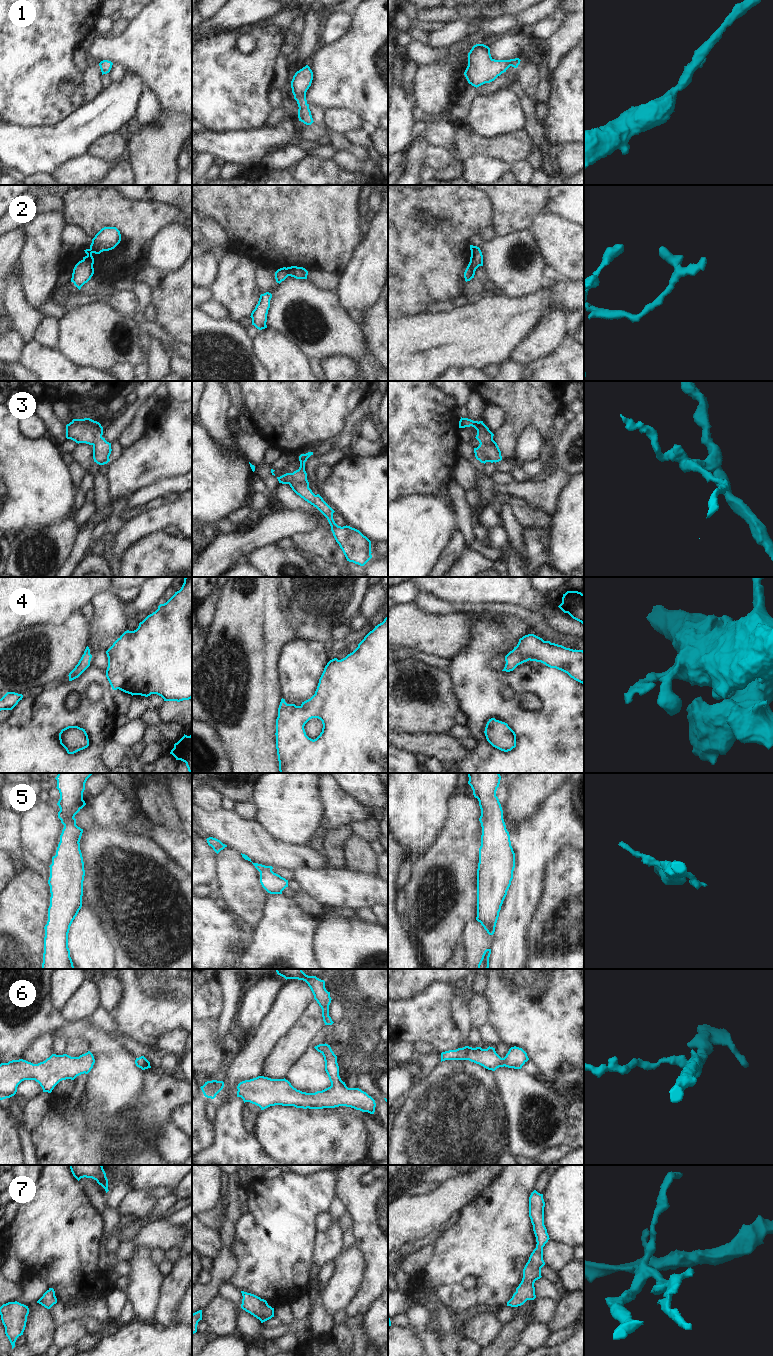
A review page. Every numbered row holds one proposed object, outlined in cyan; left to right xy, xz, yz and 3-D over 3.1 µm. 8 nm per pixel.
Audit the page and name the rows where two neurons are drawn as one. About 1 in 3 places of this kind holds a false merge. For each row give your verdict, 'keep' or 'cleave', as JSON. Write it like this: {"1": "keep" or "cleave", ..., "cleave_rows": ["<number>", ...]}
{"1": "keep", "2": "cleave", "3": "keep", "4": "keep", "5": "cleave", "6": "keep", "7": "keep", "cleave_rows": ["2", "5"]}

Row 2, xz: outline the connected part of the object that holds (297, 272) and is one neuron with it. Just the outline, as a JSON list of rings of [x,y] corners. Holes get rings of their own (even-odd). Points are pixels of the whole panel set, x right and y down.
[[[291,266],[287,267],[288,276],[296,279],[307,279],[308,271],[303,267]]]

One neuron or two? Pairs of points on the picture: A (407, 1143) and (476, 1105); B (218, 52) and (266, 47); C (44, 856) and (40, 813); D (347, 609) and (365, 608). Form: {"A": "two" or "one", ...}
{"A": "one", "B": "one", "C": "one", "D": "two"}

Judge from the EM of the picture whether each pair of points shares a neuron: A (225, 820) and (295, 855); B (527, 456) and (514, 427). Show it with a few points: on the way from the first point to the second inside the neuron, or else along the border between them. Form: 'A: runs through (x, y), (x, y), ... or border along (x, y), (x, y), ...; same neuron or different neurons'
A: runs through (242, 834), (250, 837), (263, 848), (278, 853); same neuron
B: border along (536, 429), (528, 427), (520, 435), (514, 456); different neurons

